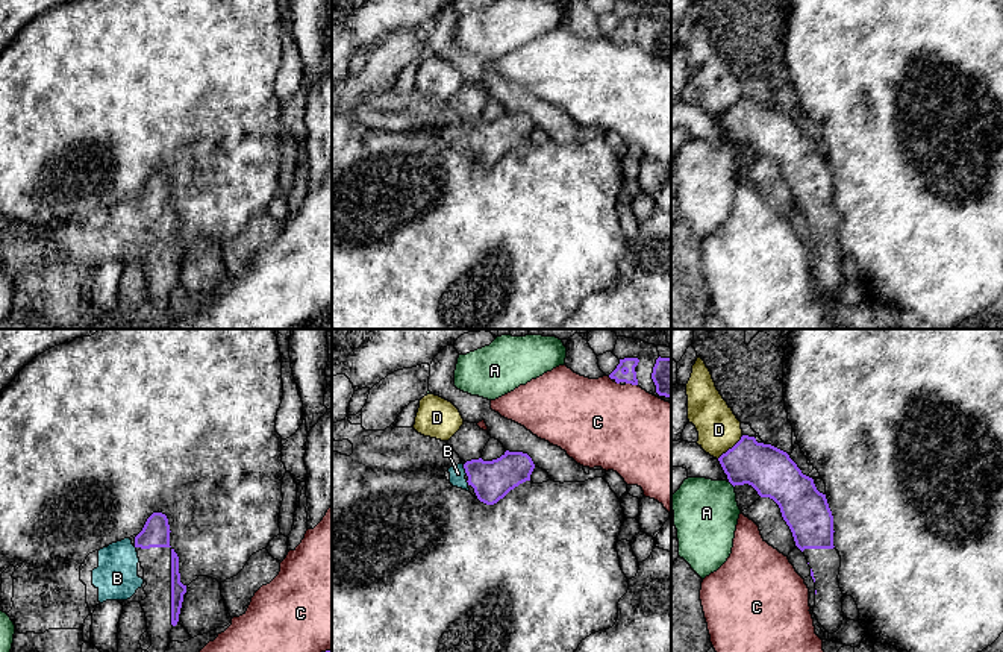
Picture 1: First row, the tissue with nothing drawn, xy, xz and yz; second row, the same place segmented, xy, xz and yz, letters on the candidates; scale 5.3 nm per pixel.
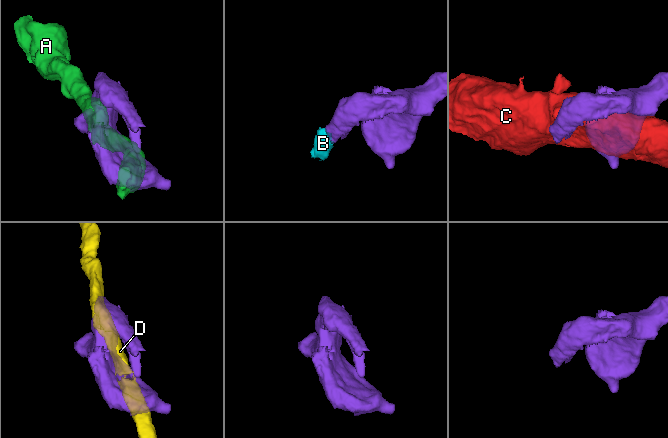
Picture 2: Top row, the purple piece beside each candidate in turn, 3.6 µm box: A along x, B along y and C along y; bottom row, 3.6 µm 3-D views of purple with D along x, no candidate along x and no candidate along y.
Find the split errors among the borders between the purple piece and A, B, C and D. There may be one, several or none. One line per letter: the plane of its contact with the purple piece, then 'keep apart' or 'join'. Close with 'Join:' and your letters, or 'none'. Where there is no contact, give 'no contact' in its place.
A: yz | keep apart
B: xz | join
C: xz | keep apart
D: yz | keep apart
Join: B

